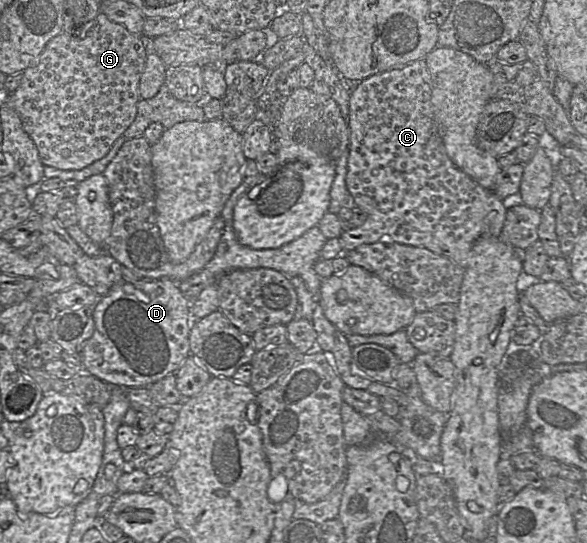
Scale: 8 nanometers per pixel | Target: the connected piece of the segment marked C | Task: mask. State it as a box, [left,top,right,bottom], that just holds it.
[339,59,506,268]

